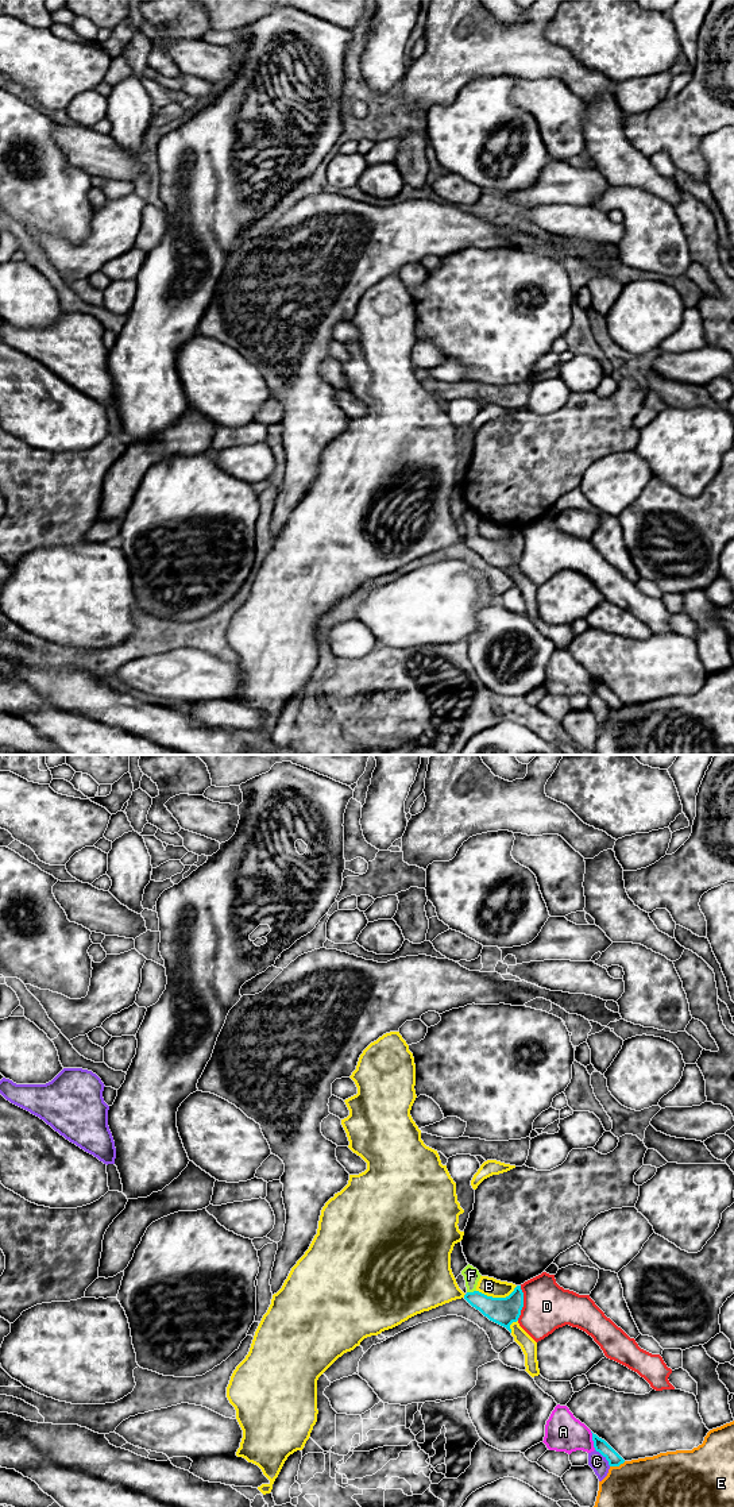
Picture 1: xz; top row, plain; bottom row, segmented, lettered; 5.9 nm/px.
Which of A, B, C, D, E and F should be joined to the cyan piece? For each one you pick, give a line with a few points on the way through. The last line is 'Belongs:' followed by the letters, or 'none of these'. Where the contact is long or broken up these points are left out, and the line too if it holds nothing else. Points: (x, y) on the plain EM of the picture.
F: way xz (503, 555), (485, 548), (471, 536), (471, 519)
Belongs: F

